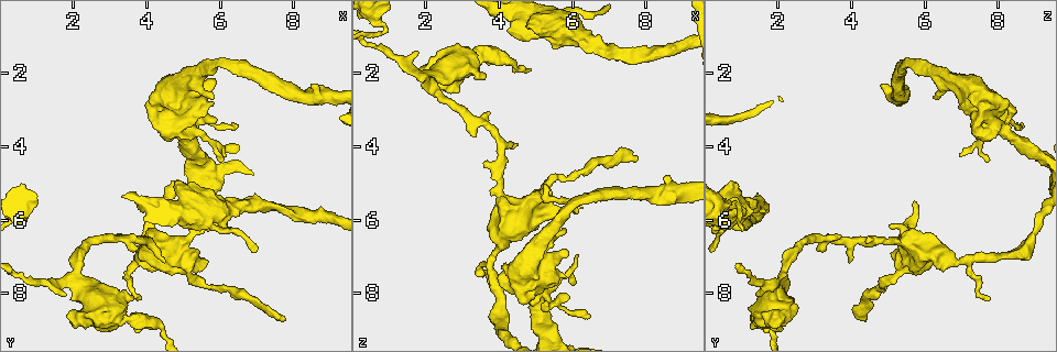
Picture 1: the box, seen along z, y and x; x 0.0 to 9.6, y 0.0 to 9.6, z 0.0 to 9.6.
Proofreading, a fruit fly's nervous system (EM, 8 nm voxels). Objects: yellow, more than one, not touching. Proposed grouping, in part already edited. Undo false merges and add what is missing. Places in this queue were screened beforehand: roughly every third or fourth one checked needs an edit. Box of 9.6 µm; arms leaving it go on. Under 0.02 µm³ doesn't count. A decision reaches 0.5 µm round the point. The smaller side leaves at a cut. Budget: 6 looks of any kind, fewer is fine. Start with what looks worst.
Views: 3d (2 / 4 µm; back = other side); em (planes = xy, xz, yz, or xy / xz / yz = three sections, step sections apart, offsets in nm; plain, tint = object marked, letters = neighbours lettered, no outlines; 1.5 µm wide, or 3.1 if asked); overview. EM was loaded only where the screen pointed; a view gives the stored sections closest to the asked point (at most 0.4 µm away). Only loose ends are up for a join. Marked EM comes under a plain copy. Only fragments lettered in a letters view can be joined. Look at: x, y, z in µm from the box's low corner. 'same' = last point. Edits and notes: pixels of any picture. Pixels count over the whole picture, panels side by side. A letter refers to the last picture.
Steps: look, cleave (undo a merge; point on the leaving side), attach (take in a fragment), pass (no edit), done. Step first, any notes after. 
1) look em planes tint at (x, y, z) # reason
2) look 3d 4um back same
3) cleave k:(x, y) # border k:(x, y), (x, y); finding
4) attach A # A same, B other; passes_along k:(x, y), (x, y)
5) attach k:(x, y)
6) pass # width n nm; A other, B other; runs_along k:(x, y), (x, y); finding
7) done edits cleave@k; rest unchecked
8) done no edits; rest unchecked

look em planes tint at (0.75, 5.55, 0.60) # sharp bend

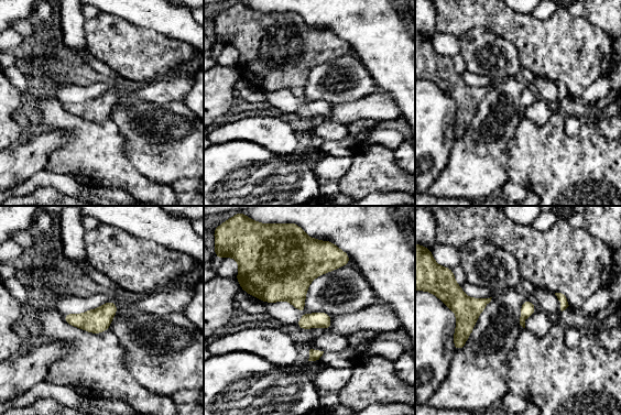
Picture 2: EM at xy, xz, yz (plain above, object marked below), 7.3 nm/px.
look em planes letters same

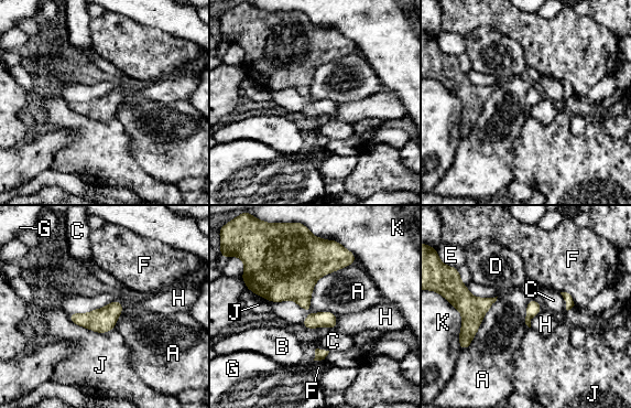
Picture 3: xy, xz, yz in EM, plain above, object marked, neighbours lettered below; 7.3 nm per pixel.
pass # A other, B other, C other, D other, E other, F other, G other, H other, J other, K other; all the same neuron

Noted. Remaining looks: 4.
look 3d 4um at (4.45, 3.75, 7.60) # free end

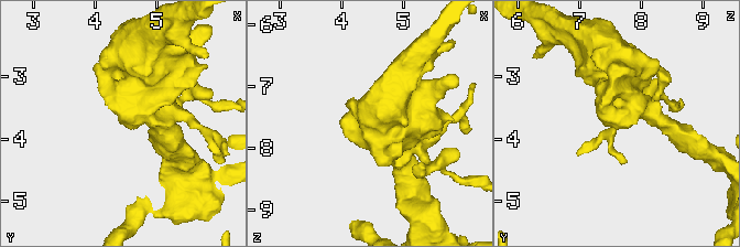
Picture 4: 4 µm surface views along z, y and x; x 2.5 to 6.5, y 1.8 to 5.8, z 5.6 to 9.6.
look em planes letters at (4.45, 3.80, 7.60)

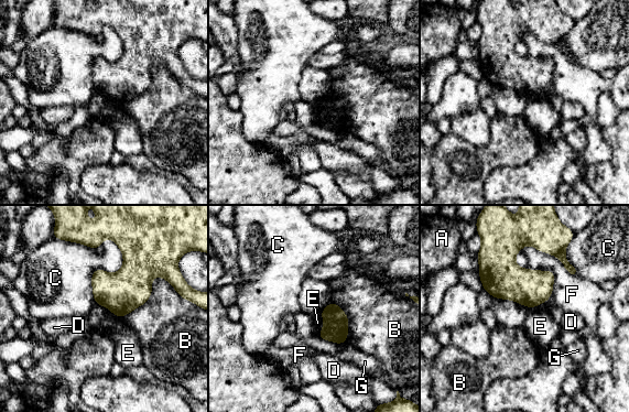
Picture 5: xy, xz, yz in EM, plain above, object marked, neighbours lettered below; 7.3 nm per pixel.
pass # width 160 nm; A other, B other, C other, D other, E other, F other, G other; border 5:(321, 312), (324, 326), (316, 335); none of them fits

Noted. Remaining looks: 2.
done no edits; rest unchecked

